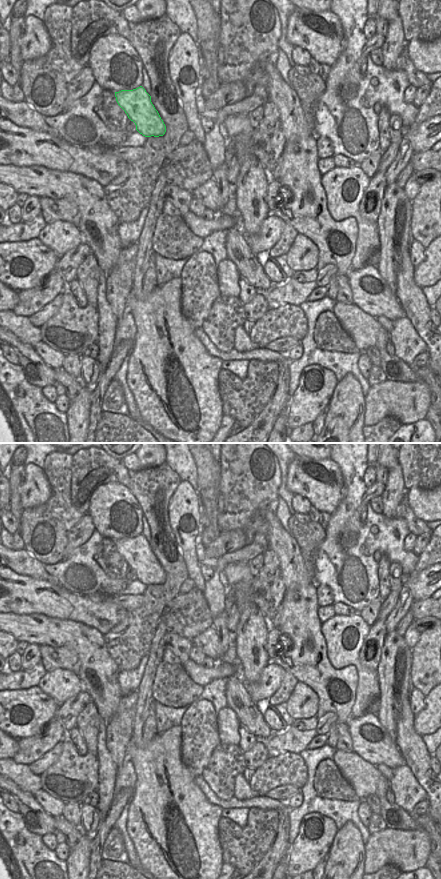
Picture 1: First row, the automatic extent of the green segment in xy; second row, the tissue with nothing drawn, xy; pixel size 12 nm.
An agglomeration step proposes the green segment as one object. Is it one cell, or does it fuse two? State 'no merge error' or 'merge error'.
no merge error

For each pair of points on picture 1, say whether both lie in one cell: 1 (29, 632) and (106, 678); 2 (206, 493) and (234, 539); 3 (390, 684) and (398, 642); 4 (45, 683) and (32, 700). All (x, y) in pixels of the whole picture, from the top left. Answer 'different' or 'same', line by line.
1: same
2: different
3: same
4: different

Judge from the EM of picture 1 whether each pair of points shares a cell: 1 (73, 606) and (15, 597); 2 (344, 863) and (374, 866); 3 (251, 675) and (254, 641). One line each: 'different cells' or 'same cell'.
1: same cell
2: different cells
3: same cell

